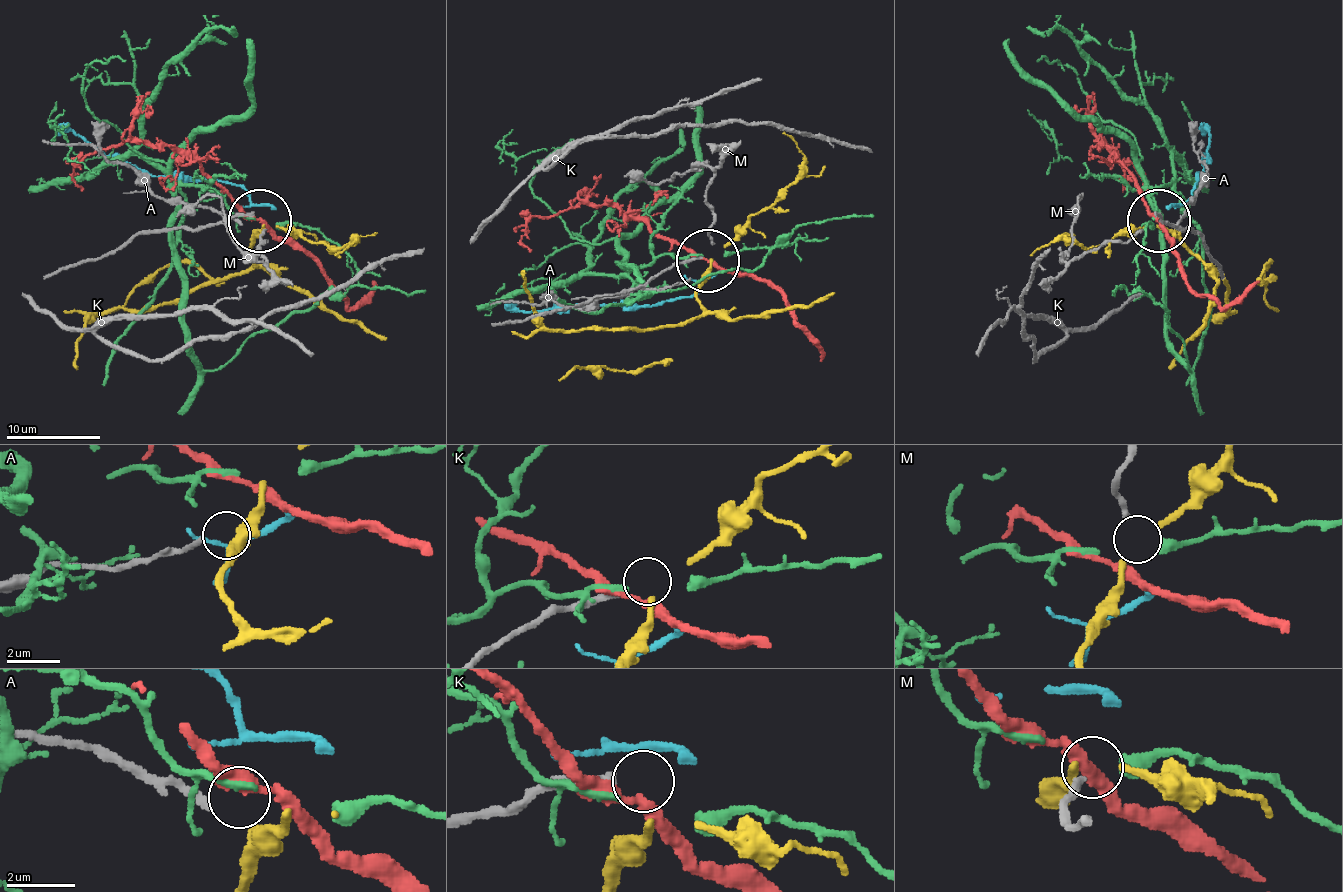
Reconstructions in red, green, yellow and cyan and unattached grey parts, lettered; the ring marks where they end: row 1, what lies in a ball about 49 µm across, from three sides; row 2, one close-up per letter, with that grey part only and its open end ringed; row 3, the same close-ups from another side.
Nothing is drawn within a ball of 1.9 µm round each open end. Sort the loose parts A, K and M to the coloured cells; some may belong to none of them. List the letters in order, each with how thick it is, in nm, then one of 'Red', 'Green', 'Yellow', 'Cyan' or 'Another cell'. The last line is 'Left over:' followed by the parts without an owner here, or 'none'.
A: Thickness 200 nm. Another cell
K: Thickness 240 nm. Another cell
M: Thickness 240 nm. Another cell
Left over: A, K, M

